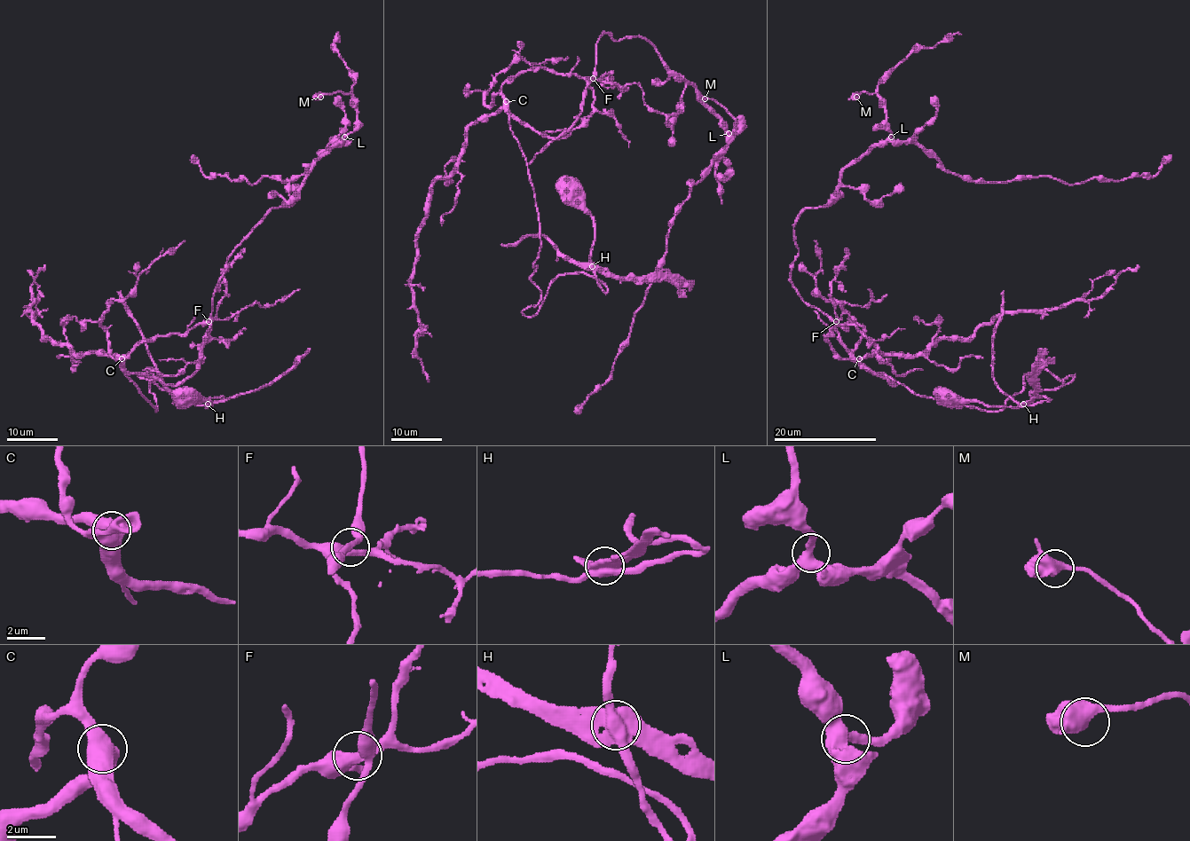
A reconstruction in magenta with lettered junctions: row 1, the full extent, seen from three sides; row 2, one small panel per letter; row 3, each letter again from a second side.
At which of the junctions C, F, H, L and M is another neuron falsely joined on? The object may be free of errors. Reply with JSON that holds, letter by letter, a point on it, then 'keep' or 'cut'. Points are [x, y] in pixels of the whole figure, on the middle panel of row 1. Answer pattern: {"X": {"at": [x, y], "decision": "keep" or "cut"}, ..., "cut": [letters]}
{"C": {"at": [506, 101], "decision": "keep"}, "F": {"at": [593, 78], "decision": "keep"}, "H": {"at": [592, 266], "decision": "cut"}, "L": {"at": [728, 133], "decision": "keep"}, "M": {"at": [705, 98], "decision": "keep"}, "cut": ["H"]}

